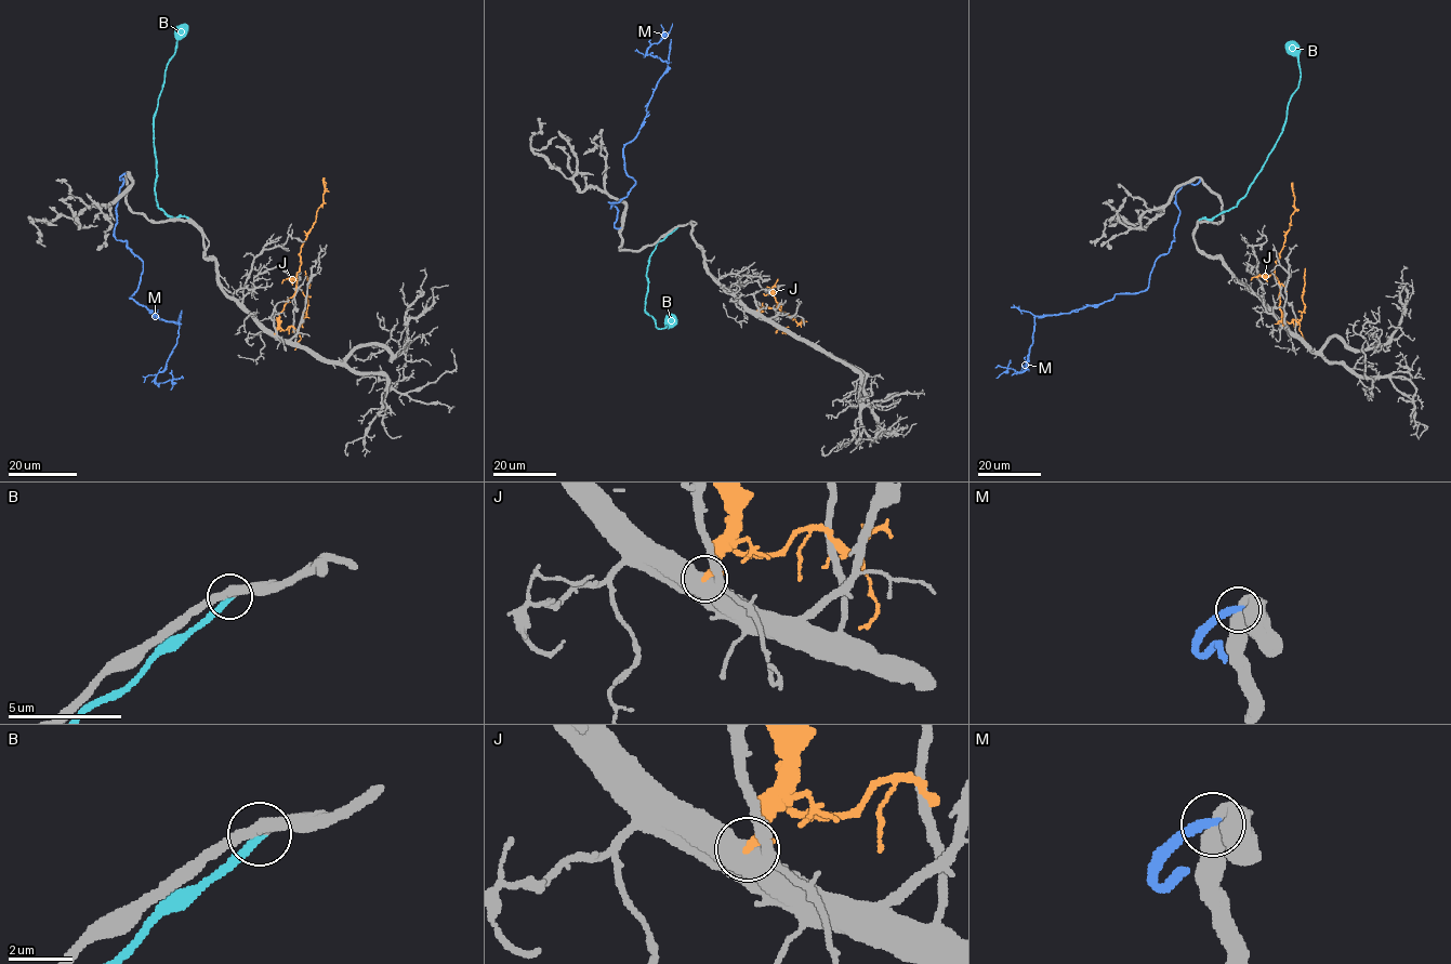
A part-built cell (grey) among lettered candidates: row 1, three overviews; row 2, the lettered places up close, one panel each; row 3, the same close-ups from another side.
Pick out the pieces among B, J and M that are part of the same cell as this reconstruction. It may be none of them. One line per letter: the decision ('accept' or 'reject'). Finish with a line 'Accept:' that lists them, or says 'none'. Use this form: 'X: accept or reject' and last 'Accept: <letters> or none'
B: accept
J: reject
M: reject
Accept: B

